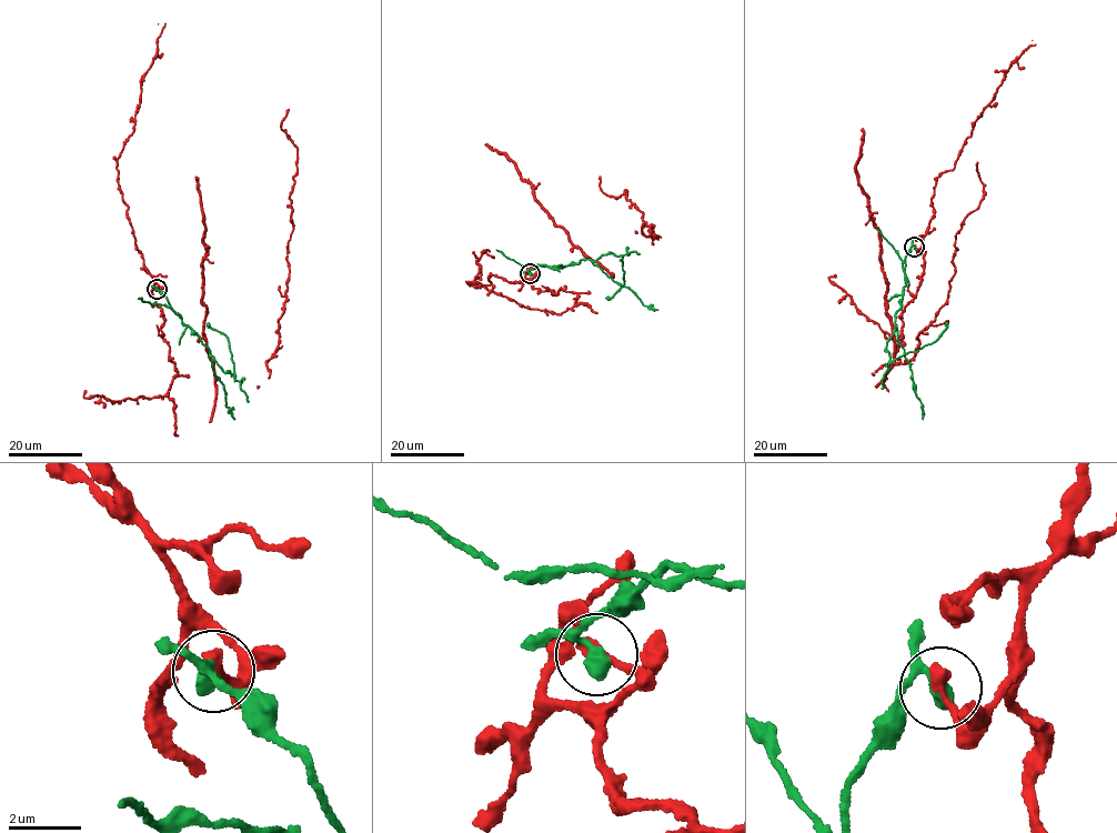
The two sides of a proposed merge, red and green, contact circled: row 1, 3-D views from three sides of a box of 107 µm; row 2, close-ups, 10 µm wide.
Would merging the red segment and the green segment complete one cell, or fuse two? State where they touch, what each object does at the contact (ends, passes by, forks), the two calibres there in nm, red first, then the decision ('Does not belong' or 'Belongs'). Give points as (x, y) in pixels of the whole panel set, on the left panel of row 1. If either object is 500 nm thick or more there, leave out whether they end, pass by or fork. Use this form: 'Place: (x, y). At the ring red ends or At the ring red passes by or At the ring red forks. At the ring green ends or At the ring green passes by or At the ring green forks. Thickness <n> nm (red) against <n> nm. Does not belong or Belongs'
Place: (157, 289). At the ring red ends. At the ring green passes by. Thickness 360 nm (red) against 340 nm. Does not belong

